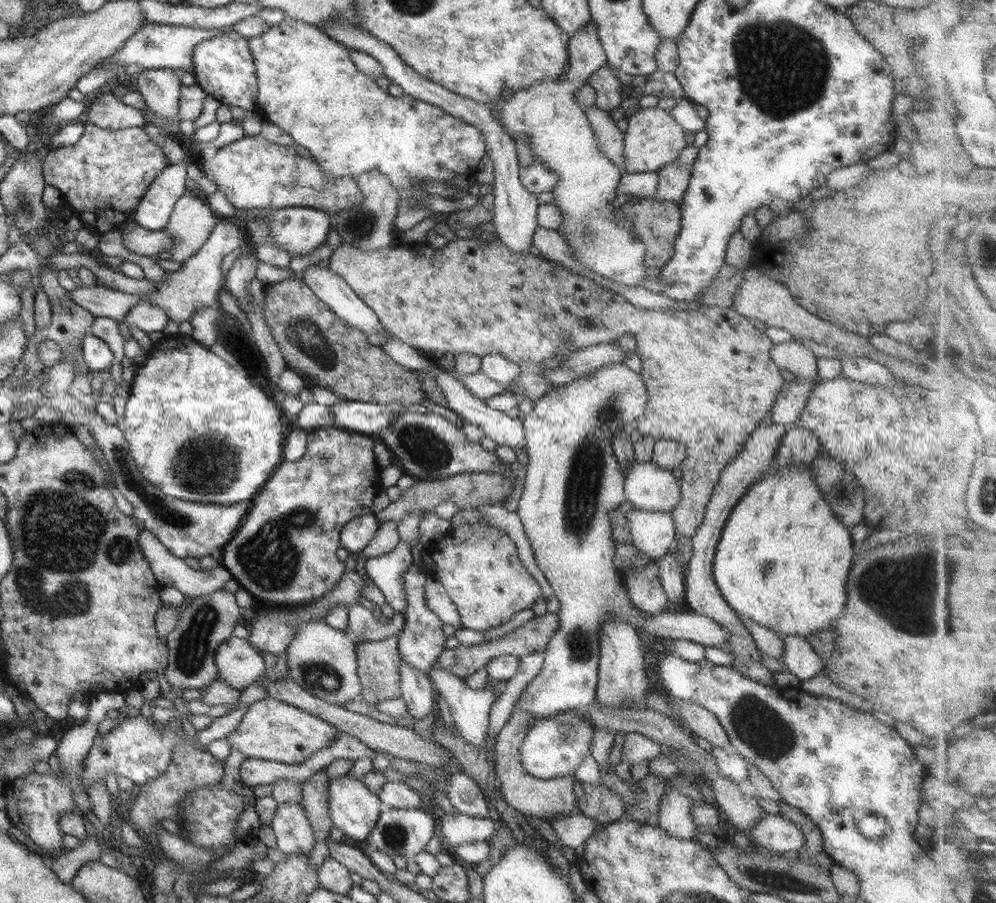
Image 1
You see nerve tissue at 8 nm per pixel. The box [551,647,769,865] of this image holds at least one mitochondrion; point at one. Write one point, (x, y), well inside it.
(569, 733)

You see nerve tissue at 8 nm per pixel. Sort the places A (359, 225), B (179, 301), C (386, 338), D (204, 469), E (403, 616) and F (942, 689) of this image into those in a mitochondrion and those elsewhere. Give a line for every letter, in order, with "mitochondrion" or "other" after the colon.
A: mitochondrion
B: other
C: other
D: mitochondrion
E: other
F: other

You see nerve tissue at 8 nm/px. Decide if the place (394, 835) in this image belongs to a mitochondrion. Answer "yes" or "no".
yes

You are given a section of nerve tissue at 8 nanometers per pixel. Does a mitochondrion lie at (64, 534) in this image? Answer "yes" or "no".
yes

